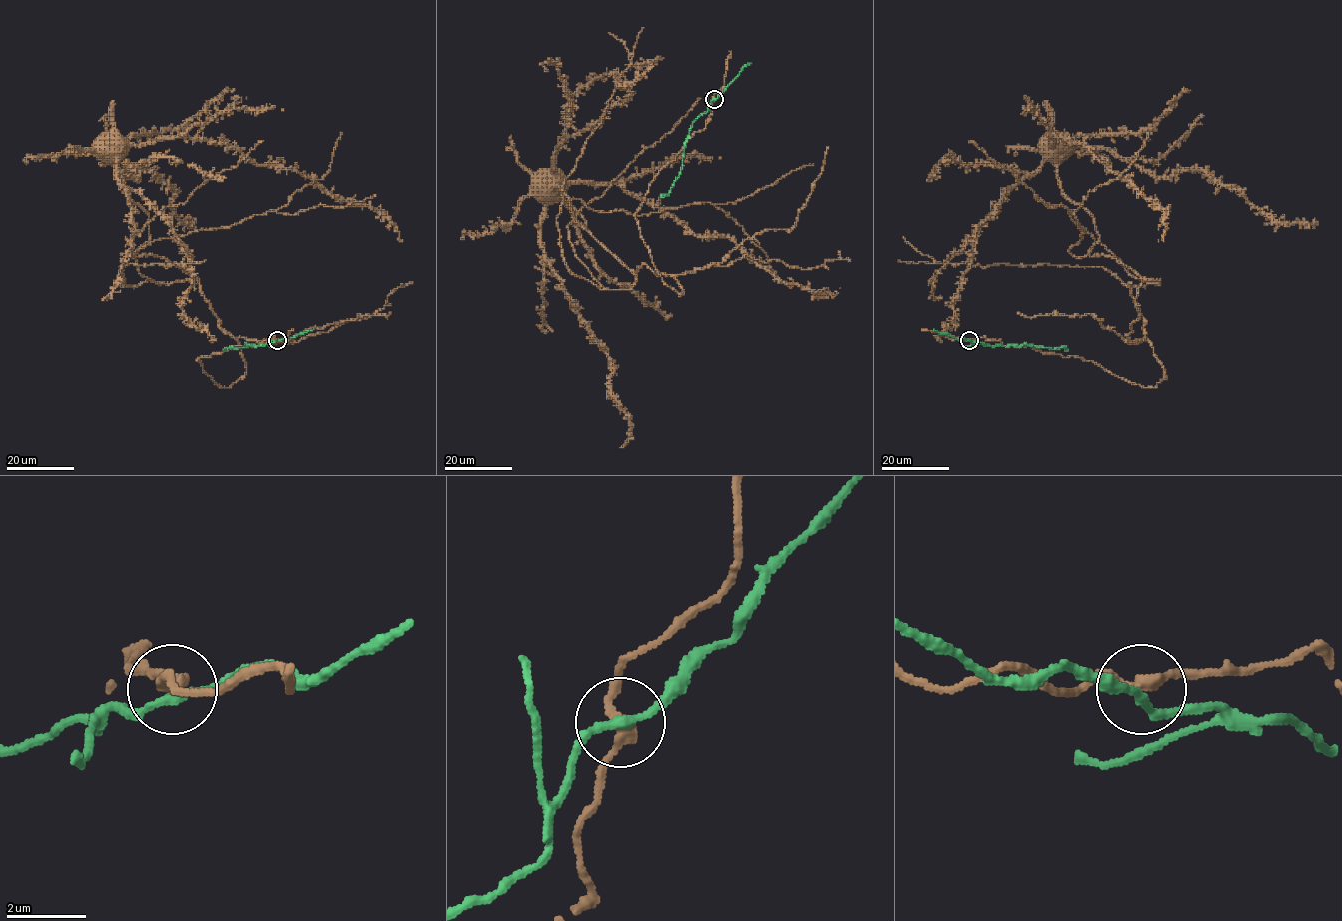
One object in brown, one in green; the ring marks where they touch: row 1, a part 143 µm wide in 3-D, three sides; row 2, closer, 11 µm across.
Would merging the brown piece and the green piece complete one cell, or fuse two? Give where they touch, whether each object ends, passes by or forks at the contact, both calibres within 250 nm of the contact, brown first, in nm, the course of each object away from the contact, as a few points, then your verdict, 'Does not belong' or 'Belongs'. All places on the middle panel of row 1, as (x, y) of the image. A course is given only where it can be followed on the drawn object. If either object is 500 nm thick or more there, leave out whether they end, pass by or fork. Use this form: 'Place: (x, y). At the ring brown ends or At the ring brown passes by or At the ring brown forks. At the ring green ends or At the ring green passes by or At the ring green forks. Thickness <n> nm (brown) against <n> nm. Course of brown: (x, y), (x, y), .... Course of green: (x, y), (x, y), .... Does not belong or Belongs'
Place: (714, 99). At the ring brown passes by. At the ring green passes by. Thickness 280 nm (brown) against 200 nm. Course of brown: (714, 99), (635, 214), (682, 294), (607, 251), (558, 187), (535, 193). Course of green: (714, 99), (709, 109), (693, 121), (679, 176), (668, 194), (660, 196). Does not belong

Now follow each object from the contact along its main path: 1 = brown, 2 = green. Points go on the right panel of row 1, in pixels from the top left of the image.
1: (969, 340), (1145, 387), (1165, 375), (1142, 279), (1090, 255), (1063, 147)
2: (969, 340), (992, 346), (1025, 344), (1051, 349), (1065, 346), (1066, 351)

